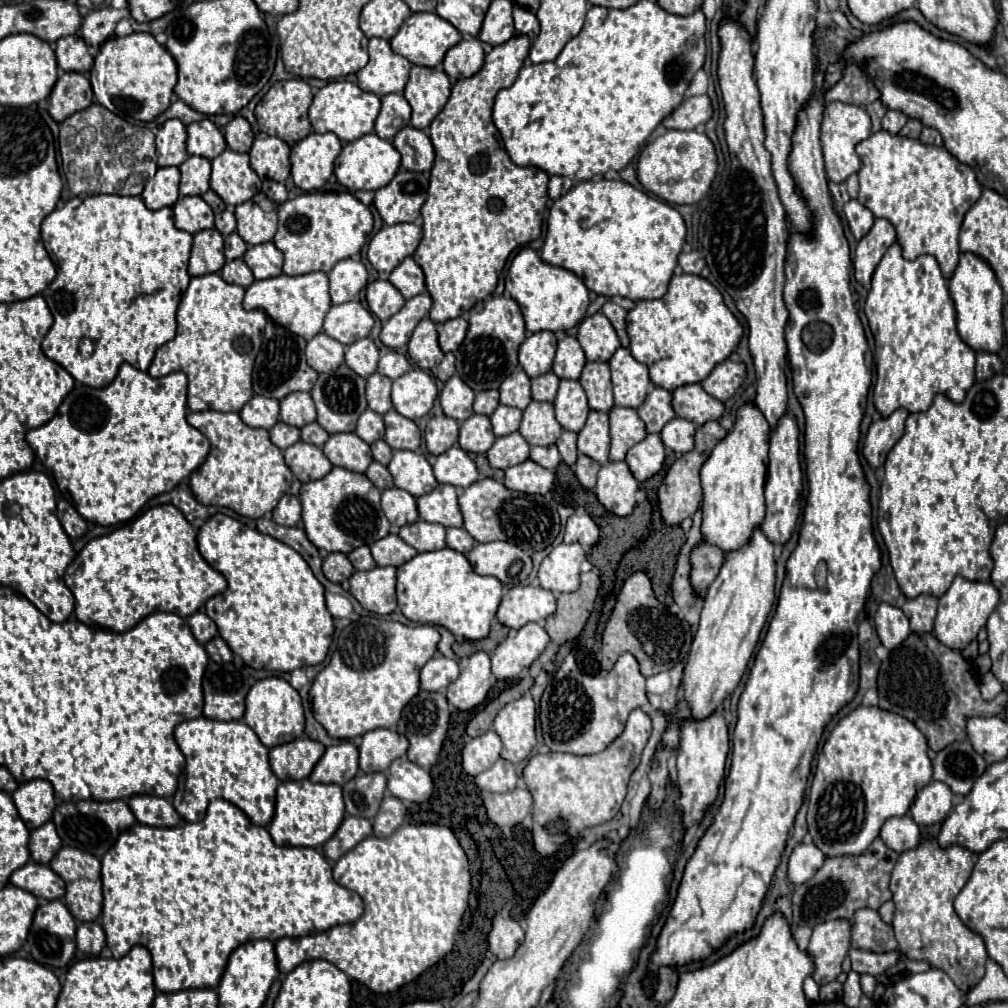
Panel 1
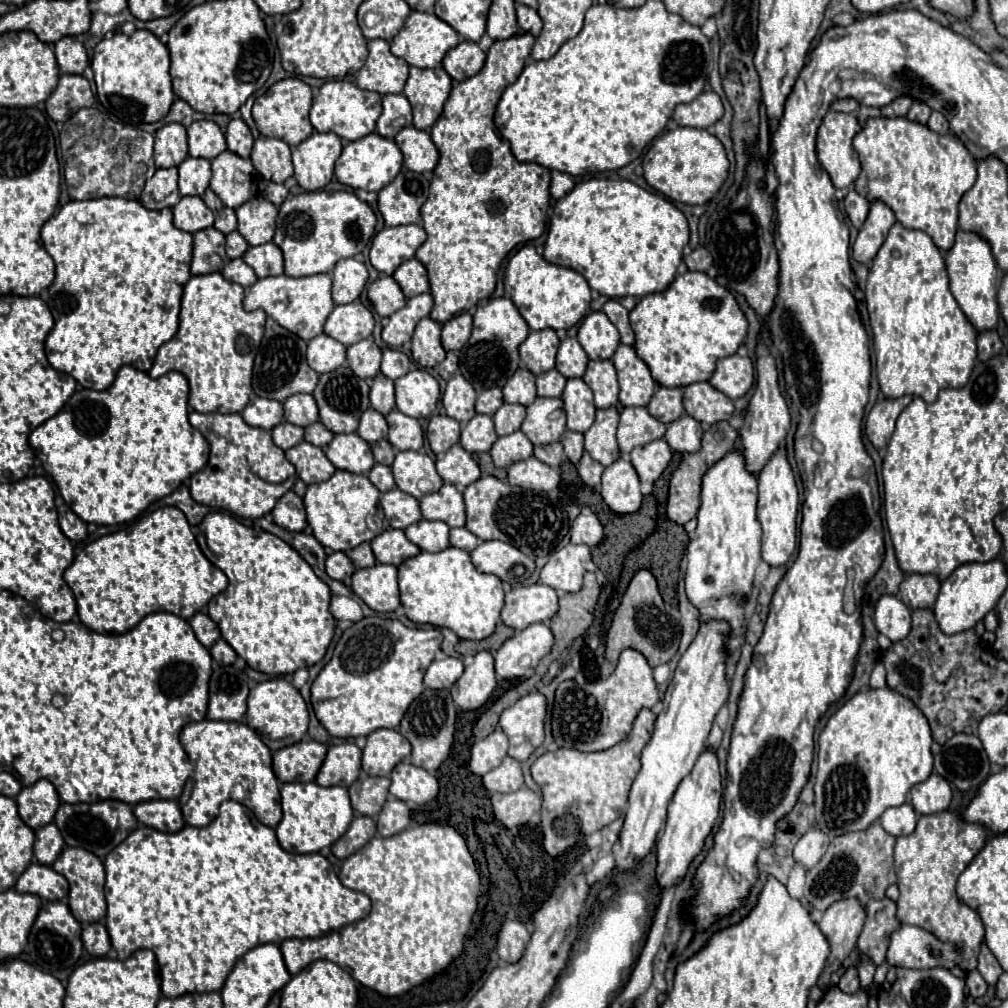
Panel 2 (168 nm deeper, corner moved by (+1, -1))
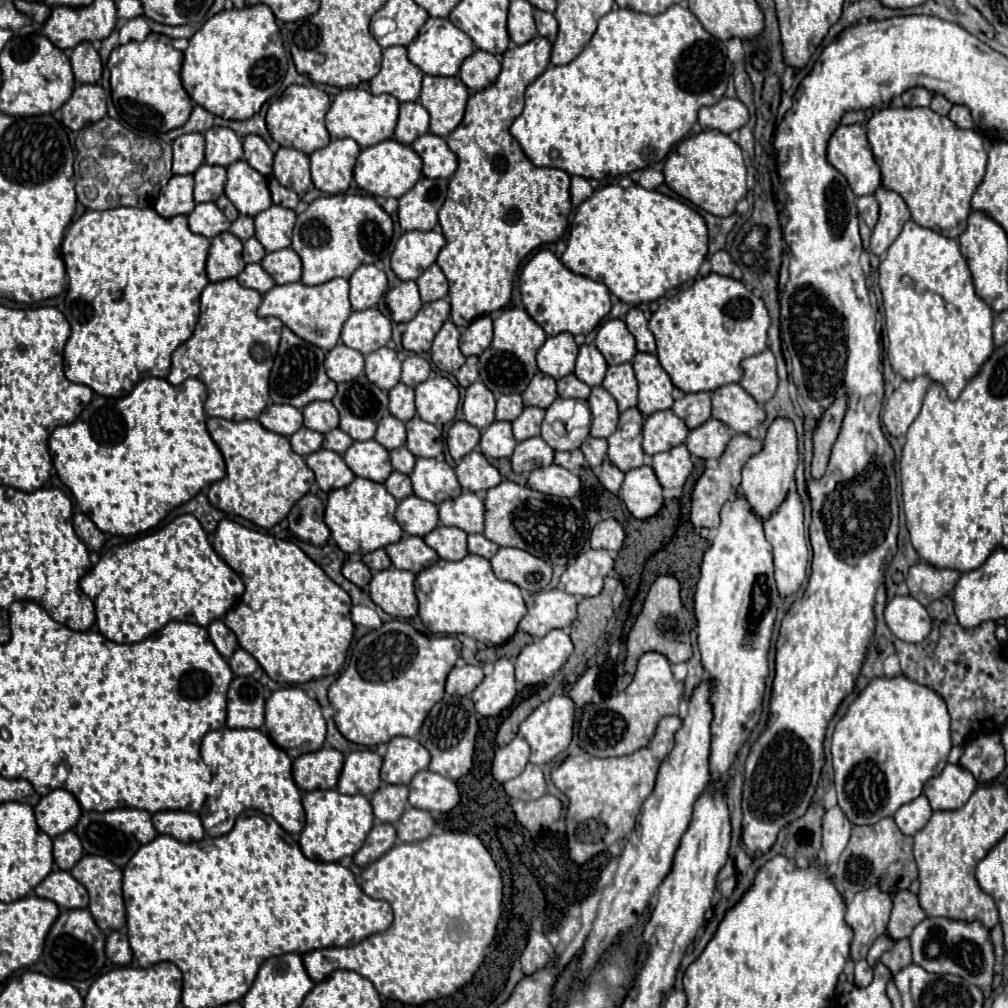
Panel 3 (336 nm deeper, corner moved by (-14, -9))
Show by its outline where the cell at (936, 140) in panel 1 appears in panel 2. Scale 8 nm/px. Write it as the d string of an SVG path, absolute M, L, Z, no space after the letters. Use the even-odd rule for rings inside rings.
M933 112L927 126L929 126L929 130L933 130L937 134L947 134L949 132L949 124L947 124L947 120L941 112Z

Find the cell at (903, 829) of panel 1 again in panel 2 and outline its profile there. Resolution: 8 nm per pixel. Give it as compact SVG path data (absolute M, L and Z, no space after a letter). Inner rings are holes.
M903 804L897 808L889 808L881 818L881 826L885 832L889 832L891 836L899 838L899 836L909 836L917 824L917 812L913 810L911 804Z

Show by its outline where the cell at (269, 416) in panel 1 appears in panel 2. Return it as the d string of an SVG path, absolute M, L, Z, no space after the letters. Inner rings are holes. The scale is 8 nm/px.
M253 396L245 410L241 412L241 416L249 426L271 430L283 420L283 406L277 400Z

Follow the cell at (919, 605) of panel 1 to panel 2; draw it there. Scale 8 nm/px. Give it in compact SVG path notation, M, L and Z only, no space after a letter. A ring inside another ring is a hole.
M911 574L903 580L899 588L899 598L909 610L917 608L933 608L941 582L935 576Z

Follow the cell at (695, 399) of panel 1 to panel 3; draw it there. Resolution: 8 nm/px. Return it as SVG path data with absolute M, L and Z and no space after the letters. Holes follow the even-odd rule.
M726 384L712 392L712 416L736 432L748 432L766 420L764 408L740 384Z

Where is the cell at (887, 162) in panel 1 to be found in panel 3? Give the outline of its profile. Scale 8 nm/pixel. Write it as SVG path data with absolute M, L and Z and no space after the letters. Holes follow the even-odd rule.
M886 106L872 114L866 124L868 142L872 146L874 158L882 170L882 184L888 190L898 192L910 212L912 220L924 228L932 228L944 236L956 238L964 232L966 220L970 214L970 198L986 172L986 140L980 130L962 130L948 120L948 116L940 116L930 108L906 108L906 106Z

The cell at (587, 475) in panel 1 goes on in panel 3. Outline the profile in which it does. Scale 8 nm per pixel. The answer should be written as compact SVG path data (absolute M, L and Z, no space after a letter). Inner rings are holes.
M606 458L604 464L602 464L602 468L600 468L600 472L598 472L598 478L600 478L600 482L602 482L602 486L604 486L606 490L610 490L612 494L618 494L622 482L624 482L624 472L618 470L618 468Z

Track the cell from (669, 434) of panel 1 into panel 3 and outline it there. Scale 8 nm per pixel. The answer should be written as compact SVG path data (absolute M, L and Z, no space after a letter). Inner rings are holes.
M710 418L702 426L690 430L684 444L688 446L692 456L706 460L706 458L720 458L730 438L732 430L724 422Z

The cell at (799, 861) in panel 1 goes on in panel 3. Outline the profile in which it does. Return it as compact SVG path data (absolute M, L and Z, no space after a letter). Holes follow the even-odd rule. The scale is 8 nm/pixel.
M840 806L826 810L822 818L822 850L824 850L824 862L828 866L834 864L844 852L850 840L850 832L852 824L848 824L848 818L844 816L844 812L840 812Z

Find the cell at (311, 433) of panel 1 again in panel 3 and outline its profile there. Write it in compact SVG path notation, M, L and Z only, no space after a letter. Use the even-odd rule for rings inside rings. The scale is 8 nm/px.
M334 428L334 430L324 434L324 444L322 446L326 450L334 450L338 454L344 454L350 448L350 444L352 444L352 438L346 432L342 432L340 428Z

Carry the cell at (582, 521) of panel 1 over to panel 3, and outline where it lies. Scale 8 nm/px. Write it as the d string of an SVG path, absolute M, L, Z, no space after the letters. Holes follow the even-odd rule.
M613 517L603 519L592 530L592 538L590 538L592 548L604 548L610 552L618 552L622 548L622 542L624 542L624 528Z

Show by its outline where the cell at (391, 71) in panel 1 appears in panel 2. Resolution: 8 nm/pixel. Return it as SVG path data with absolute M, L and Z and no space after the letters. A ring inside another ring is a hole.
M371 40L367 46L369 56L365 60L365 66L357 74L357 86L381 96L401 94L407 82L409 64L391 54L387 40Z

